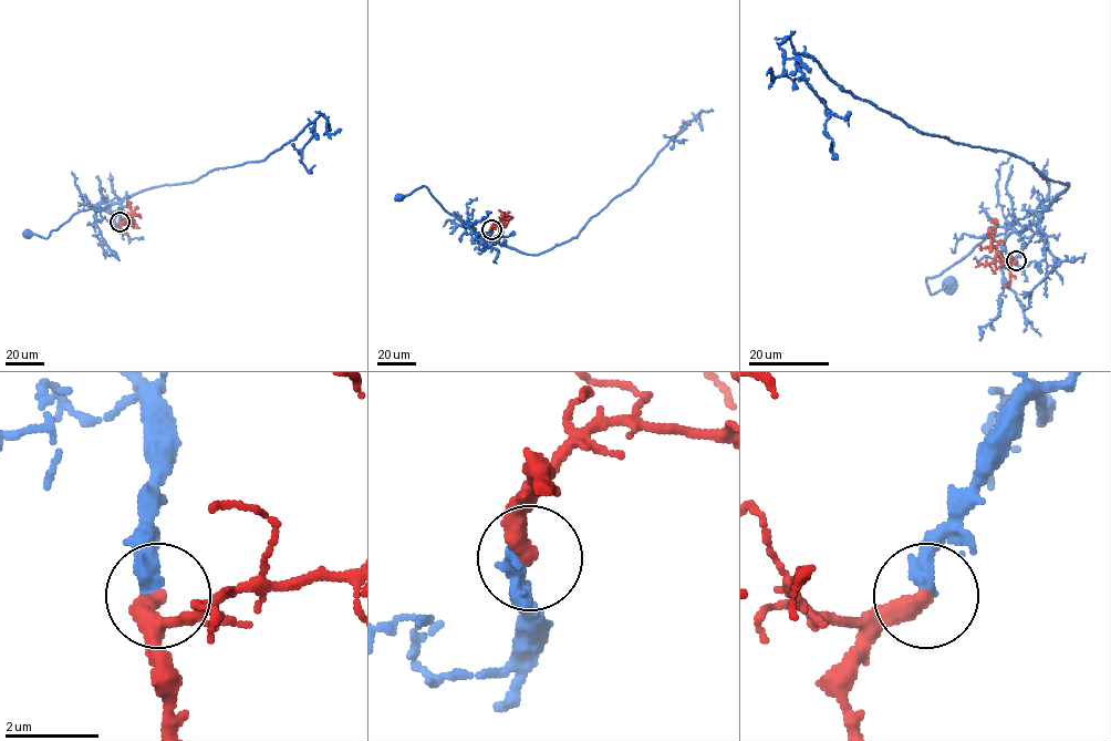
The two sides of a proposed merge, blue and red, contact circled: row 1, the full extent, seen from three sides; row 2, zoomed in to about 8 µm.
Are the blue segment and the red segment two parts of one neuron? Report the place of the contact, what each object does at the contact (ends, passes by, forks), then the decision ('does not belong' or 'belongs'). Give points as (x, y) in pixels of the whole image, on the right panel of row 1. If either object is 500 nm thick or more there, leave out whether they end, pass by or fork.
(1016, 260) | blue ends | red ends | belongs

